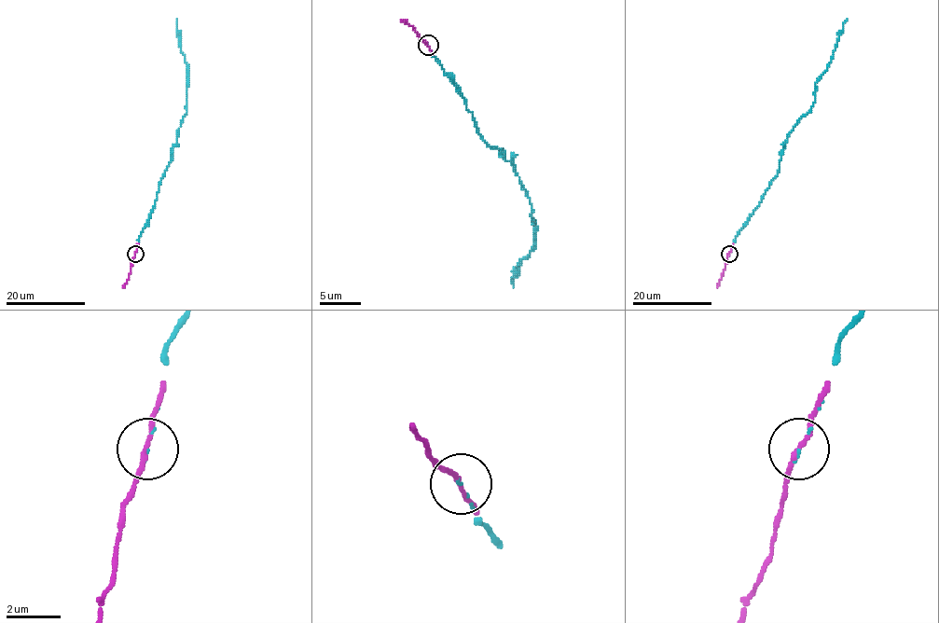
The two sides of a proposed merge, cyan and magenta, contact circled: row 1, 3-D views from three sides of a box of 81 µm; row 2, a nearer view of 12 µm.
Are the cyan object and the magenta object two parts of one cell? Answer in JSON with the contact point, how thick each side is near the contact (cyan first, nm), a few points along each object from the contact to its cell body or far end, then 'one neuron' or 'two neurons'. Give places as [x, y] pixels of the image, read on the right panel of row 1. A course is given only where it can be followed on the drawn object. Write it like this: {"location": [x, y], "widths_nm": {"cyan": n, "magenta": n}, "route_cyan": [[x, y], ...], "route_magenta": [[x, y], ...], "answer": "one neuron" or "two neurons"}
{"location": [729, 254], "widths_nm": {"cyan": 60, "magenta": 150}, "route_cyan": [[728, 253], [736, 235], [777, 175], [787, 134], [814, 101], [815, 82], [827, 68], [838, 33], [847, 19]], "route_magenta": [[728, 253], [717, 288]], "answer": "one neuron"}

